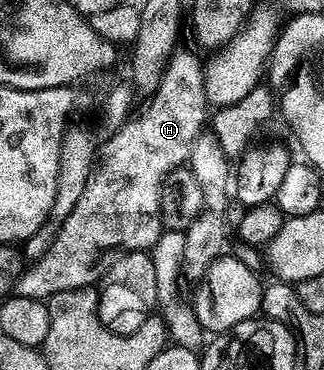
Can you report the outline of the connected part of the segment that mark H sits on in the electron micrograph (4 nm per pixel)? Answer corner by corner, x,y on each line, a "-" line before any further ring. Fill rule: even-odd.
175,46
169,57
165,75
160,79
154,93
149,94
146,106
138,114
123,121
119,128
101,142
97,150
97,164
90,170
90,177
83,194
77,200
71,214
58,226
58,234
50,250
35,265
27,264
16,282
16,293
20,297
31,297
46,301
60,291
93,286
106,276
107,268
116,255
150,251
164,232
160,219
158,188
162,180
173,169
185,166
190,159
190,147
208,121
208,104
204,93
204,63
188,47

